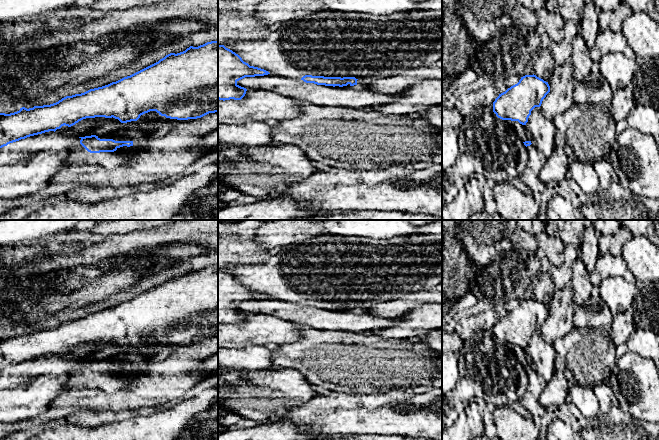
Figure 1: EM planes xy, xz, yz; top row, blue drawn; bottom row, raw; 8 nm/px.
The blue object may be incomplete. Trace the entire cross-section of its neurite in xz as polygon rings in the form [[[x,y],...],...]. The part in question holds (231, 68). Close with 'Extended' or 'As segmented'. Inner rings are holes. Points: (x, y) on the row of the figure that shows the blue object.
[[[218,45],[218,99],[219,100],[241,100],[247,89],[241,87],[237,82],[245,77],[264,76],[270,74],[268,71],[250,66],[242,58],[226,48]]]. As segmented

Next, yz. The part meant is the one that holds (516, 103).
[[[525,75],[519,82],[499,96],[493,102],[493,112],[502,120],[518,121],[526,125],[531,111],[540,107],[550,92],[548,82],[536,75]]]. As segmented

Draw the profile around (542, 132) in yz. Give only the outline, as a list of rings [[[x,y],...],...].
[[[535,107],[524,126],[532,145],[546,158],[549,158],[557,140],[554,120],[547,119],[540,107]]]

